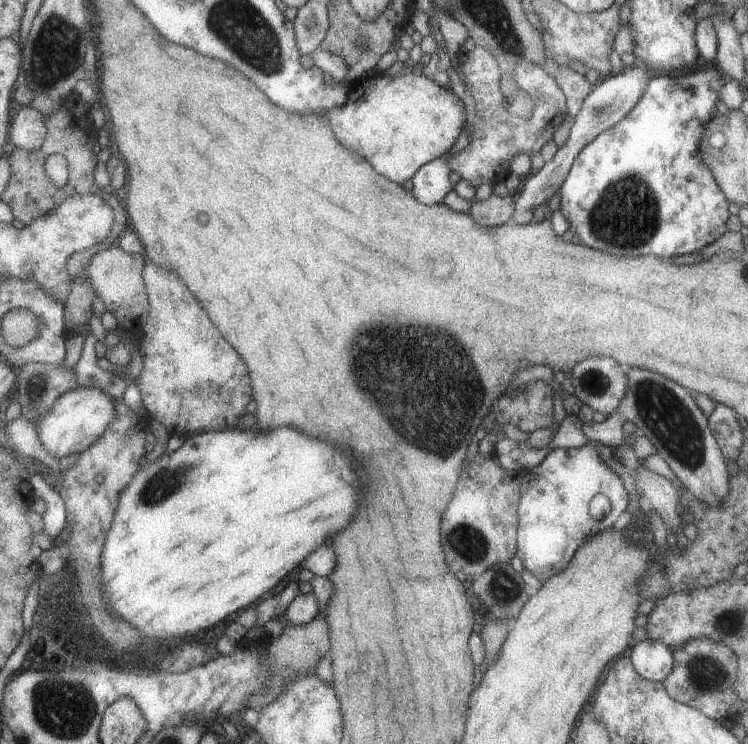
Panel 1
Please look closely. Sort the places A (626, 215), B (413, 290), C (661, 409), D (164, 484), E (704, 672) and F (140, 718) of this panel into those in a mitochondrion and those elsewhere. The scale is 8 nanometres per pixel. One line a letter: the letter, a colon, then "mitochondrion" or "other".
A: mitochondrion
B: other
C: mitochondrion
D: mitochondrion
E: mitochondrion
F: other

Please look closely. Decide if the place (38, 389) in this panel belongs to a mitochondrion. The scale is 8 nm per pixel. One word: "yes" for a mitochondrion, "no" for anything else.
yes

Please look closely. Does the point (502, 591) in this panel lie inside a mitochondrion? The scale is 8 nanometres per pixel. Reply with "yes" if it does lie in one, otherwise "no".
yes

